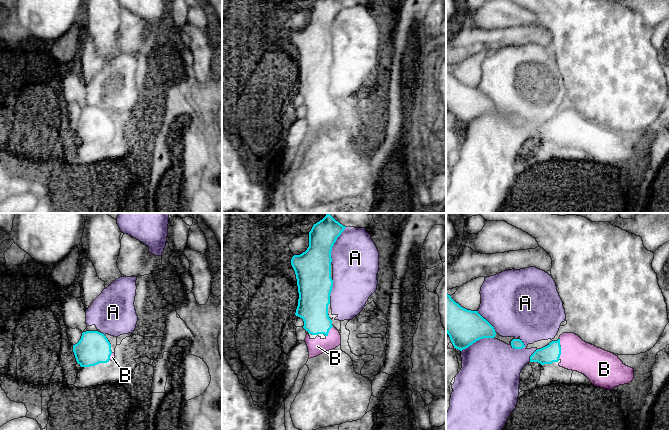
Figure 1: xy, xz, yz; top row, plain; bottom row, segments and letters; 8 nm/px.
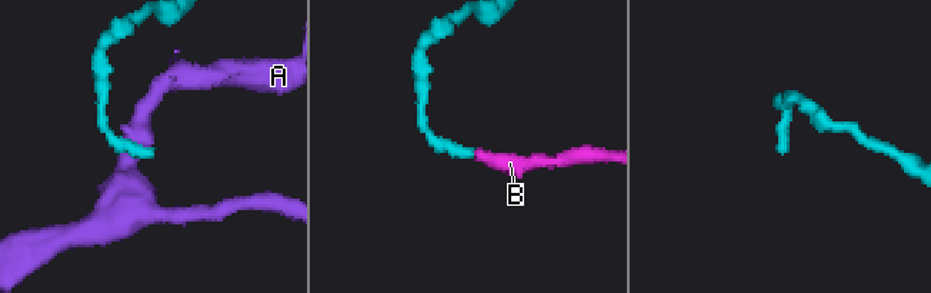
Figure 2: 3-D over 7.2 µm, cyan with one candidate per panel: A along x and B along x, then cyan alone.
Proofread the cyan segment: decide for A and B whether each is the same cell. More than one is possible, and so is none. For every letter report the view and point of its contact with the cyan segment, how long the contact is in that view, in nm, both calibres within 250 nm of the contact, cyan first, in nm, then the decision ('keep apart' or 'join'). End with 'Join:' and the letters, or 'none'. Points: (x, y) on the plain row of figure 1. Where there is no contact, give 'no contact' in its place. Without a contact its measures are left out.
A: meets cyan in yz at (518, 115); contact 130 nm long; 80 nm thick on the cyan side, 460 nm on the other; keep apart
B: meets cyan in yz at (560, 125); contact 180 nm long; 150 nm thick on the cyan side, 260 nm on the other; join
Join: B

